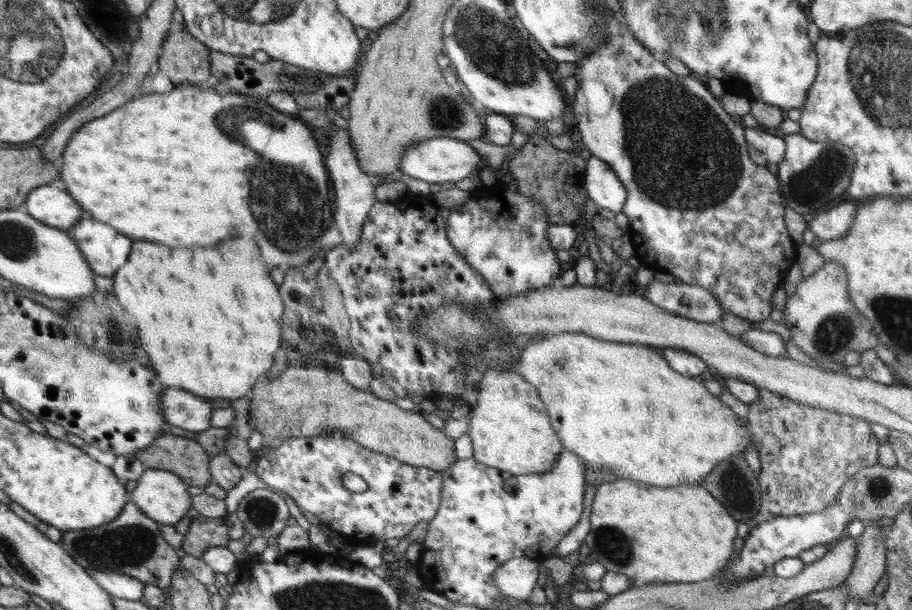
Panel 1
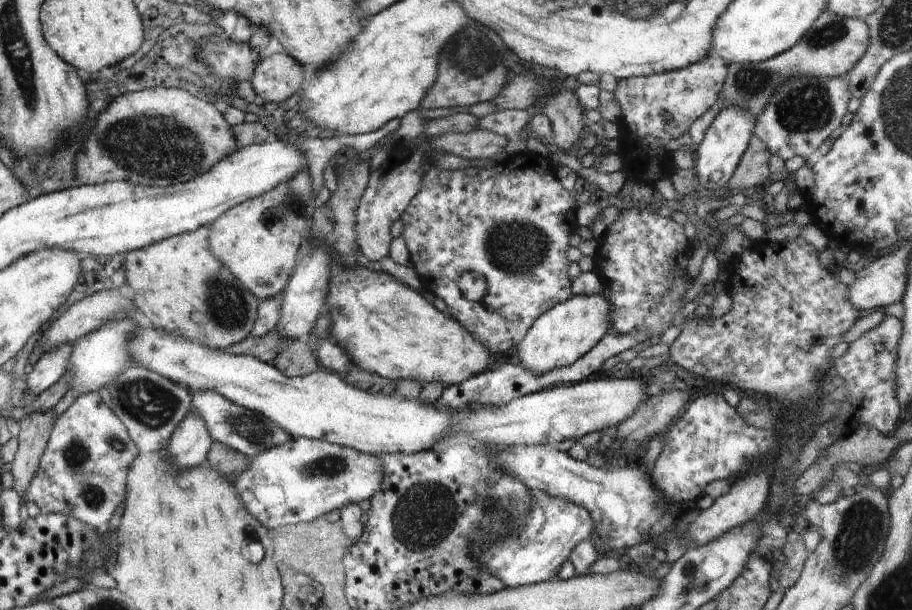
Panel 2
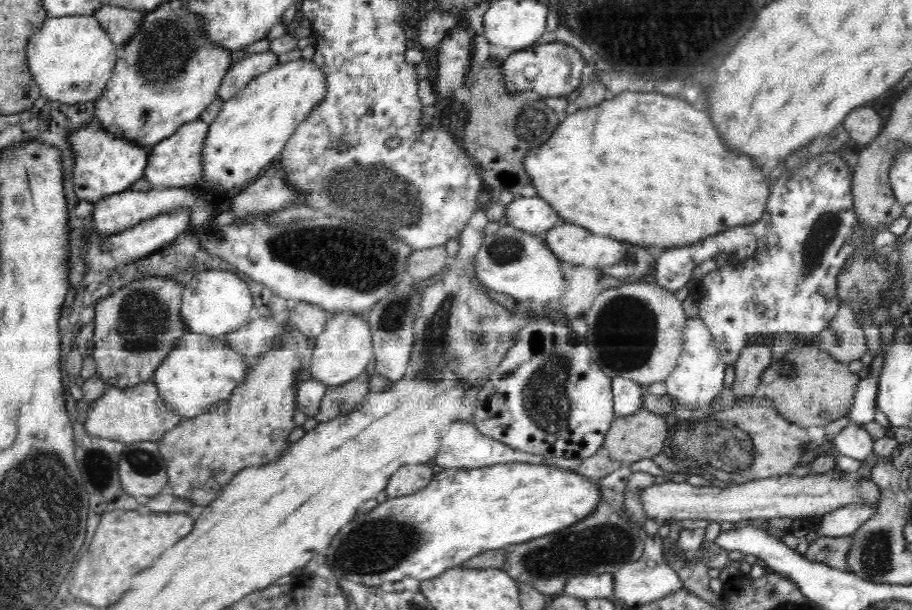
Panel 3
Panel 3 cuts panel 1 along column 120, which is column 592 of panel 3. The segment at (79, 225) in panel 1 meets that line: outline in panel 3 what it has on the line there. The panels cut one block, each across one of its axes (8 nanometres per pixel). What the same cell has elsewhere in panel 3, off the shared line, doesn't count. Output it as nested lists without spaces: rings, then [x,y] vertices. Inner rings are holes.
[[[556,224],[549,231],[545,232],[547,246],[562,261],[572,262],[576,266],[600,266],[607,276],[616,276],[616,278],[628,279],[633,276],[644,278],[655,274],[656,262],[652,254],[642,248],[642,246],[632,246],[628,242],[616,242],[608,240],[604,236],[590,234],[588,230],[572,224]]]

